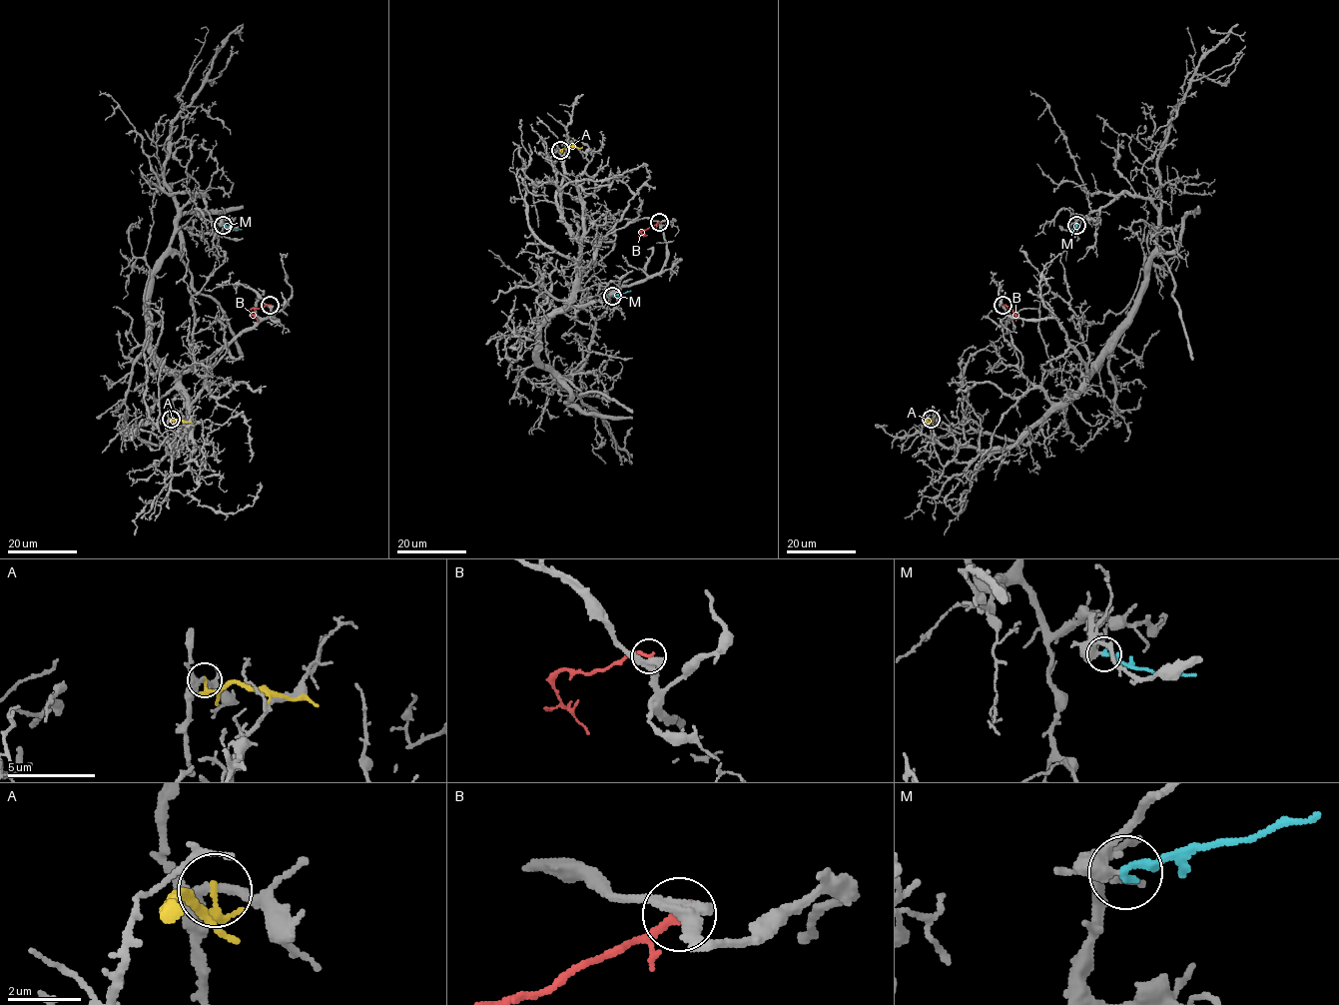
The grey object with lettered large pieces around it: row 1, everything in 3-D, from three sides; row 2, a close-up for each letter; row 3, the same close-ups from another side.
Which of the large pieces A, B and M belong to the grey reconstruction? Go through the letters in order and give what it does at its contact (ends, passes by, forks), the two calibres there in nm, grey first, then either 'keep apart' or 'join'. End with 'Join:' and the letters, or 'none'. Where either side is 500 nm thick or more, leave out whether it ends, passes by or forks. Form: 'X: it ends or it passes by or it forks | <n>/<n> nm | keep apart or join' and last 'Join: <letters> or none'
A: it passes by | 280/180 nm | keep apart
B: it passes by | 400/170 nm | keep apart
M: it ends | 340/280 nm | join
Join: M

